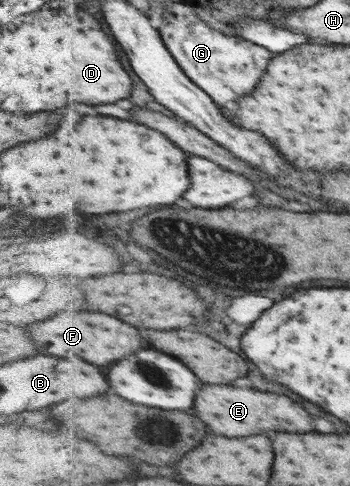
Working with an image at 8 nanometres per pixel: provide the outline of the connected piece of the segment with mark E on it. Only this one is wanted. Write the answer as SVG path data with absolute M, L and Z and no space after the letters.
M205 385L199 391L197 399L197 413L199 417L219 435L227 437L245 437L245 435L267 435L269 431L293 431L293 433L307 433L313 431L311 415L297 403L291 403L289 397L281 397L275 393L263 393L257 389L239 389L227 385Z

